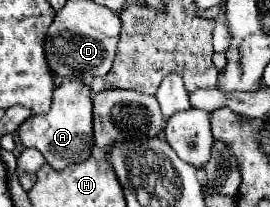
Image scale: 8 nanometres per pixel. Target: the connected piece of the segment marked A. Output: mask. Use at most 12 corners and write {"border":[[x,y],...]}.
{"border":[[63,80],[47,114],[19,126],[61,172],[93,150],[91,90]]}

